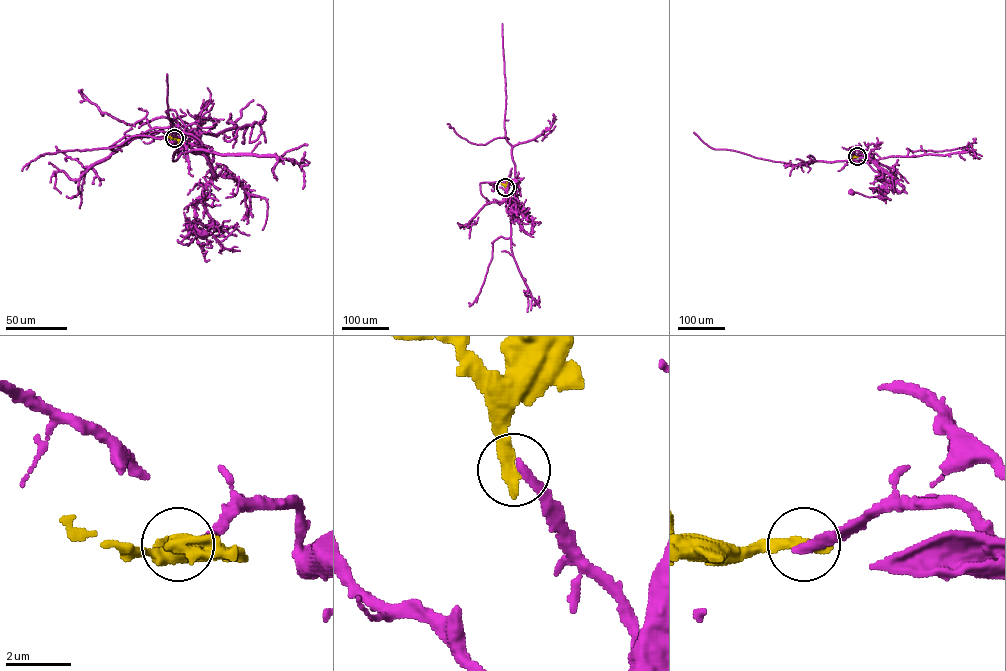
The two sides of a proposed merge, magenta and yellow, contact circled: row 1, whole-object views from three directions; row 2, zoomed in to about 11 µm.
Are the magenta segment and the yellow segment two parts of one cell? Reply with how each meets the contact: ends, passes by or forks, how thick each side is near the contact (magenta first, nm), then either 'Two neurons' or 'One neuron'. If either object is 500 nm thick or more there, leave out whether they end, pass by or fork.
At the ring magenta ends. At the ring yellow ends. Thickness 280 nm (magenta) against 480 nm. Two neurons

